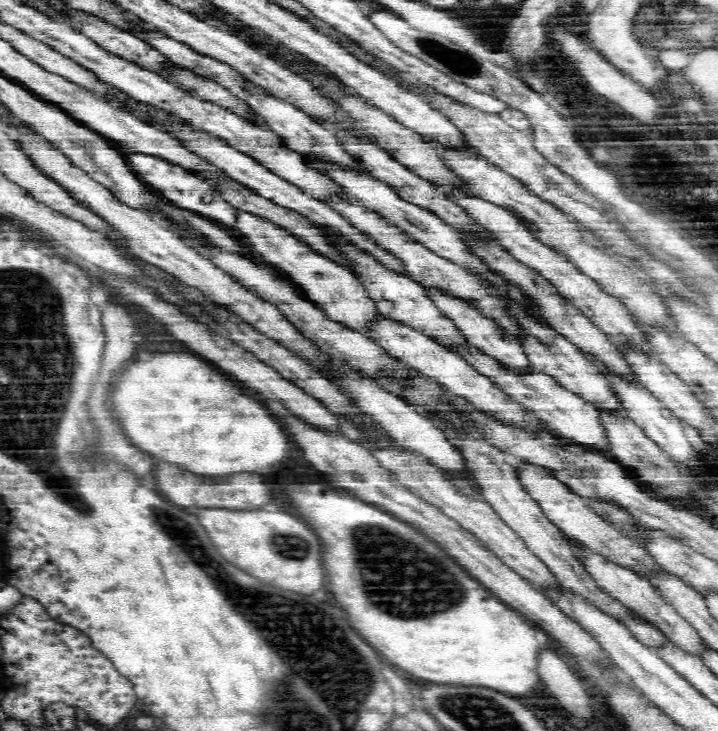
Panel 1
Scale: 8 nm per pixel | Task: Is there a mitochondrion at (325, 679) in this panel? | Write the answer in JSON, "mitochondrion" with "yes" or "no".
{"mitochondrion":"yes"}

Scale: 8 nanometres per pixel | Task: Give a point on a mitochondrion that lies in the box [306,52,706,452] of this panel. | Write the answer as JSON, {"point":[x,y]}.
{"point":[440,59]}

